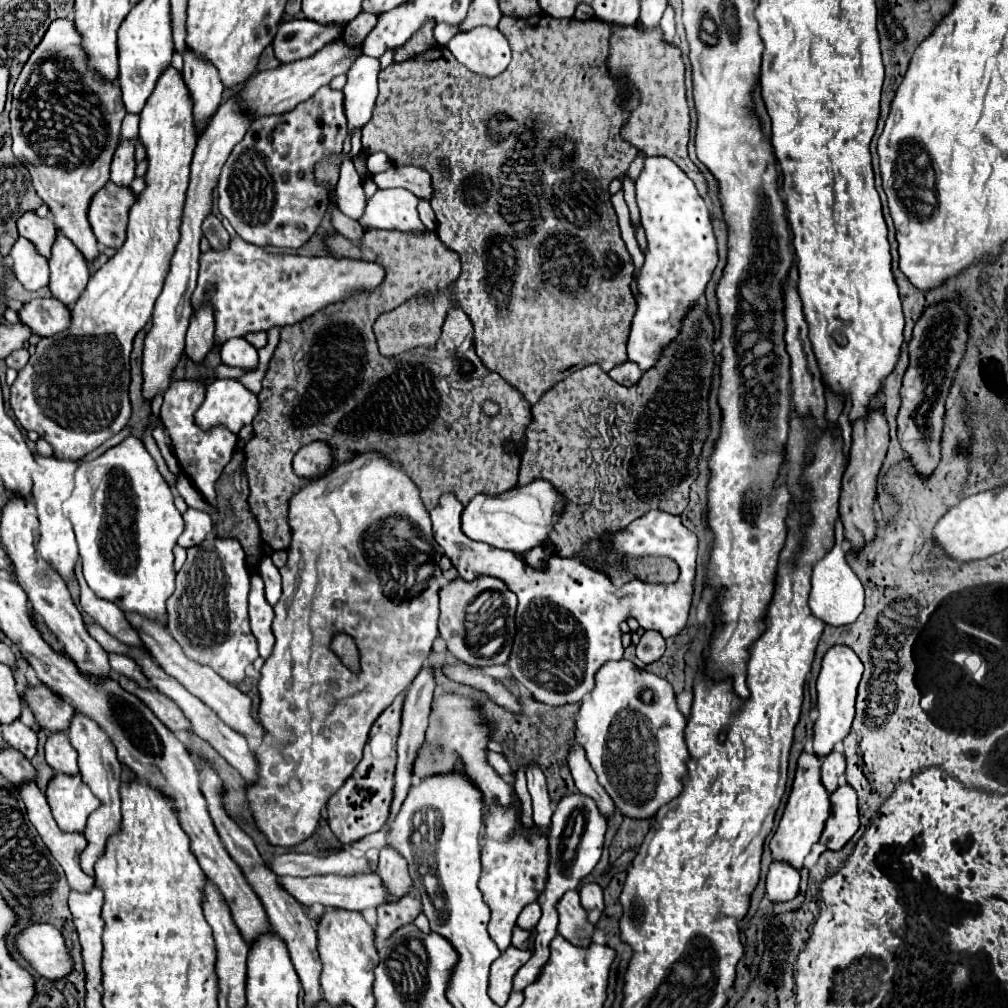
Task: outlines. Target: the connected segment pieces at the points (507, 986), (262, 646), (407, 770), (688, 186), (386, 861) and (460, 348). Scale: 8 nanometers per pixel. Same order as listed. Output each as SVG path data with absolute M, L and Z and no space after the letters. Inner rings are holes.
M509 946L507 952L503 952L501 958L497 958L491 964L489 996L497 1006L505 1006L513 990L513 976L529 958L531 958L529 950L517 950L515 946Z
M251 574L251 590L247 602L249 602L249 624L259 644L259 656L267 658L275 644L275 636L271 632L273 608L267 604L263 596L263 580L259 574Z
M423 668L417 678L413 680L413 684L409 686L407 694L405 694L405 702L403 702L403 720L401 720L401 734L397 740L397 752L399 752L399 760L397 760L397 770L395 770L395 798L391 804L391 816L389 822L395 818L395 814L399 812L409 788L411 788L411 768L413 768L413 760L417 756L419 746L425 740L425 730L429 724L429 712L431 712L431 700L433 700L433 692L435 692L435 680L433 680L433 672Z
M645 158L645 166L635 180L635 198L647 232L647 248L643 252L643 268L637 274L637 310L627 352L647 372L657 364L663 348L679 336L681 322L705 294L717 266L717 242L703 198L685 172L669 158Z
M383 848L381 856L379 856L379 878L383 880L383 884L387 884L387 890L391 892L391 896L387 898L387 902L399 902L401 898L405 898L413 886L409 872L407 872L407 862L403 856L399 856L395 850L391 848Z
M367 228L359 242L351 242L341 234L325 236L329 256L371 260L385 266L385 280L373 292L359 292L347 300L339 300L311 318L281 328L281 340L269 362L267 374L263 378L263 390L259 394L259 416L253 420L253 438L245 444L245 474L249 480L249 508L255 516L261 538L271 550L285 550L291 540L291 528L287 524L287 502L289 498L307 484L293 472L293 456L299 448L325 440L333 450L335 462L347 462L363 450L377 450L389 458L401 462L407 474L421 490L421 500L427 510L433 510L443 492L453 492L463 504L467 504L477 494L501 494L517 484L519 456L505 452L503 444L507 440L523 442L525 428L531 422L531 406L527 400L511 388L497 372L489 372L479 366L473 350L473 326L469 318L459 310L451 308L443 324L441 338L433 348L409 350L409 360L385 358L379 354L373 324L383 312L391 312L415 294L427 290L441 290L455 282L461 272L459 256L445 248L435 232L423 236L411 236L397 230L377 230ZM493 400L501 406L499 416L489 418L481 412L481 404ZM387 440L395 440L397 448L387 448Z

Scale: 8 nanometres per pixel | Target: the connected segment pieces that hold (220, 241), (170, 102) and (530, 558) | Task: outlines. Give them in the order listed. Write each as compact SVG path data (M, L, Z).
M213 214L203 222L203 234L209 240L209 244L211 244L213 250L225 250L227 244L229 244L227 230L223 228L221 220L217 216L213 216Z
M173 66L163 72L141 112L139 142L145 146L149 166L145 172L145 188L139 192L135 204L129 210L129 228L125 244L107 264L103 264L89 278L85 292L71 308L71 326L65 332L41 338L37 344L37 352L19 370L19 376L11 386L11 408L15 412L15 418L25 430L35 430L43 440L47 440L59 460L83 458L85 454L101 446L105 440L119 434L127 426L127 420L131 416L129 354L133 350L133 340L137 332L141 332L153 316L155 300L163 290L163 282L169 272L169 262L179 242L181 214L185 204L185 192L189 186L189 166L197 144L191 98L181 72L177 72Z
M541 546L539 548L531 548L531 552L525 552L521 558L523 558L523 562L527 562L527 566L531 566L535 570L547 568L547 562L549 562L549 556L545 554L545 550Z

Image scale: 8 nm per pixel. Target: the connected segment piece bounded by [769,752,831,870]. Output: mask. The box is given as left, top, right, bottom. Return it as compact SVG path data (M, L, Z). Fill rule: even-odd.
M803 752L797 764L797 774L793 780L793 790L791 796L787 800L783 818L771 838L771 852L773 852L773 860L781 860L797 870L805 868L803 860L805 856L811 852L811 848L819 842L821 832L823 832L823 824L831 812L831 802L829 802L829 792L823 788L821 780L819 780L819 768L821 768L821 758L817 758L815 754L807 754Z

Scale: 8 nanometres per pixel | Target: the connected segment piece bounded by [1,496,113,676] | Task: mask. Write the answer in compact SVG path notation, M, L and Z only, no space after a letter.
M23 496L9 498L9 502L3 508L3 516L1 516L1 542L5 544L7 554L15 564L17 582L25 590L33 612L45 620L49 630L63 644L61 646L55 640L55 636L51 636L51 632L47 632L47 628L43 628L43 620L39 620L39 616L33 614L35 626L39 626L39 630L43 632L43 638L51 644L51 648L65 650L71 656L71 660L75 660L75 664L79 664L79 668L83 668L83 672L87 672L87 676L97 676L97 674L99 676L113 676L111 666L109 666L109 654L89 636L89 632L83 624L83 616L75 608L71 594L69 594L67 586L63 584L63 578L55 570L51 570L51 564L47 564L35 552L35 544L39 542L39 520L37 520L33 500L23 500Z

